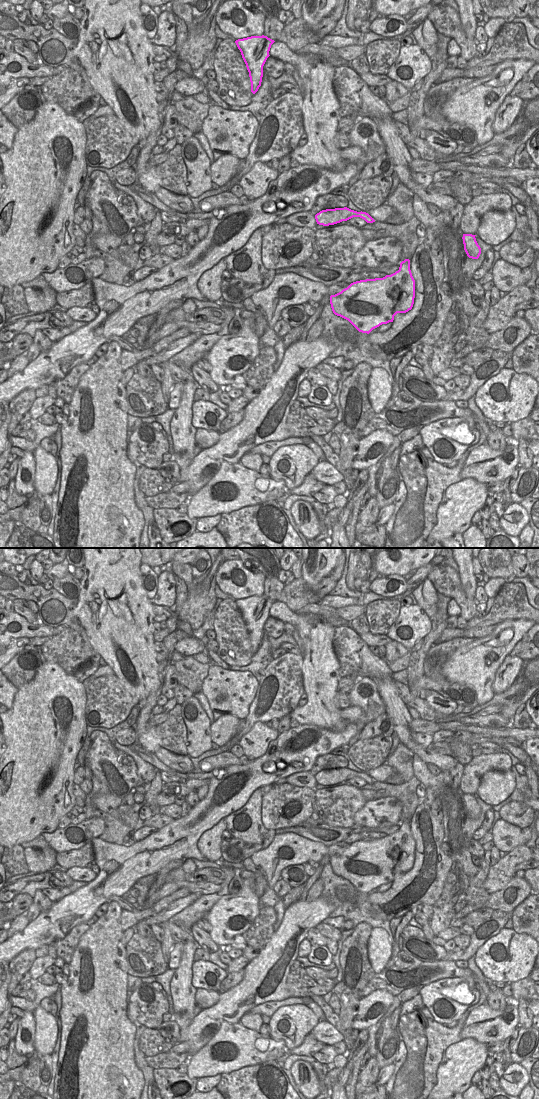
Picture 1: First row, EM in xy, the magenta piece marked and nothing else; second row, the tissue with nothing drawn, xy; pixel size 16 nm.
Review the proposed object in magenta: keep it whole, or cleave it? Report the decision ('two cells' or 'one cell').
one cell

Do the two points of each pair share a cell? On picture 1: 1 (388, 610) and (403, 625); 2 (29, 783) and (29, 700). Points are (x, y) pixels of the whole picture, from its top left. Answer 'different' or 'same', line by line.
1: different
2: same

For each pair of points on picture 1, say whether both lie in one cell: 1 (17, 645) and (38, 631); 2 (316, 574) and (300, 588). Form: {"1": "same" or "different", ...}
{"1": "different", "2": "different"}

